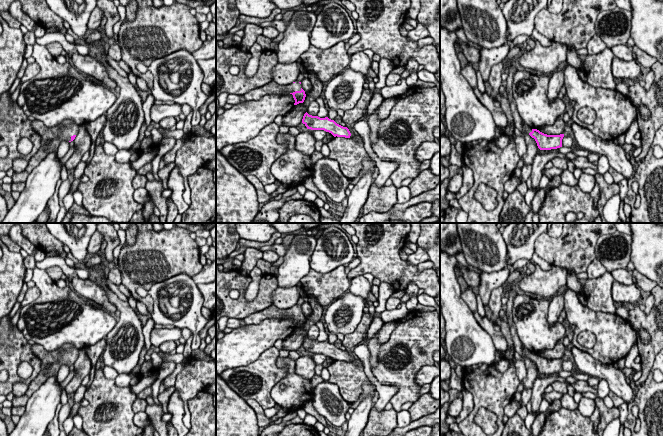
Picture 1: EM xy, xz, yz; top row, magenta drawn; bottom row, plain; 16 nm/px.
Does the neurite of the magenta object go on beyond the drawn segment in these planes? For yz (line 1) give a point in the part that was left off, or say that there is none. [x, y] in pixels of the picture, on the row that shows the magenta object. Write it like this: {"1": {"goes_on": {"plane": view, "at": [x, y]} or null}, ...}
{"1": {"goes_on": {"plane": "yz", "at": [527, 129]}}}

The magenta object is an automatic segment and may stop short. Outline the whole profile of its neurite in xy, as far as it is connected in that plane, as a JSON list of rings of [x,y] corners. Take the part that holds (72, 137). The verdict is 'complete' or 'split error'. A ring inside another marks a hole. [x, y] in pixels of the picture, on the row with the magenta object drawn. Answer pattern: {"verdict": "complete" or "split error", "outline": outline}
{"verdict": "split error", "outline": [[[34,120],[31,123],[33,130],[41,137],[41,146],[37,153],[27,162],[23,172],[14,172],[12,183],[26,182],[32,170],[50,153],[56,152],[62,141],[73,141],[78,134],[79,126],[73,121],[67,120],[55,127],[47,127],[41,121]]]}

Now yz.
{"verdict": "split error", "outline": [[[522,120],[523,132],[529,134],[535,139],[537,146],[540,150],[551,150],[562,147],[562,139],[564,134],[560,135],[547,135],[540,132],[537,129],[533,129],[528,126],[524,120]]]}

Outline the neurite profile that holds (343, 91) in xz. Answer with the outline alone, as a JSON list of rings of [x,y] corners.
[[[350,67],[333,77],[325,90],[325,99],[331,110],[351,110],[361,97],[366,75]]]

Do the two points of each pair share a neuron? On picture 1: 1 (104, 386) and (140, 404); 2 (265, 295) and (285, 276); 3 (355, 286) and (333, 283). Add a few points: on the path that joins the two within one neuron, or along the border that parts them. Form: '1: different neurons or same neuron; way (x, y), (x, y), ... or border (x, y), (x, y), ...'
1: different neurons; border (136, 397), (132, 405), (134, 413)
2: different neurons; border (276, 278), (278, 286)
3: different neurons; border (350, 281), (350, 286), (347, 290)

